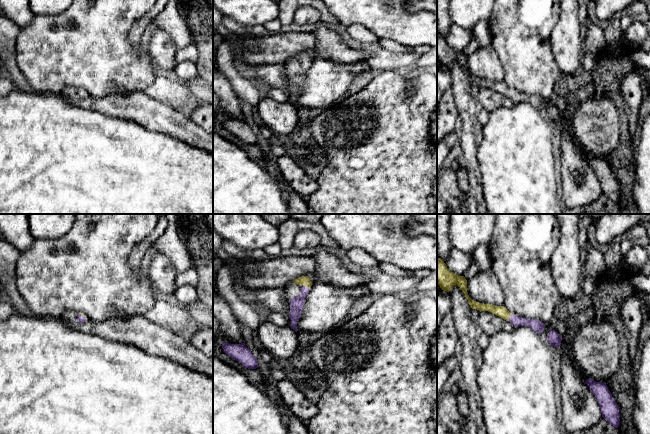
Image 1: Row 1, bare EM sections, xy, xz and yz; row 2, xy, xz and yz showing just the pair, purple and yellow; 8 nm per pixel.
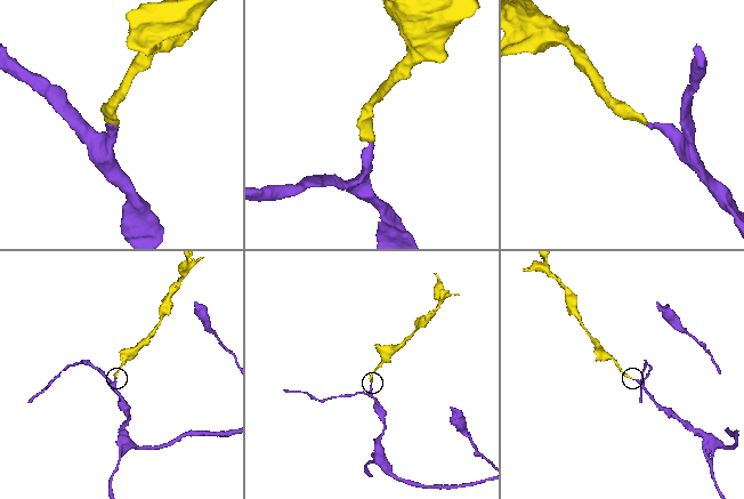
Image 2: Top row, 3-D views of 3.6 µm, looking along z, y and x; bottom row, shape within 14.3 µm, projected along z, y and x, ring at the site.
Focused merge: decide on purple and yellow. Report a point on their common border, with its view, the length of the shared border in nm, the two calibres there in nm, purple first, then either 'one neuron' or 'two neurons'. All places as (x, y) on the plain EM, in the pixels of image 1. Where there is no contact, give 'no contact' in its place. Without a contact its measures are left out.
meets purple in xz at (304, 62); contact 80 nm long; 110 nm thick on the purple side, 80 nm on the other; one neuron

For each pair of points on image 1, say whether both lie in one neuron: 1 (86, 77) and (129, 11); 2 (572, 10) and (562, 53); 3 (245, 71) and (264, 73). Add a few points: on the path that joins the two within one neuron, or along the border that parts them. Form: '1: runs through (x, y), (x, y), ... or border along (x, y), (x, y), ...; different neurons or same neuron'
1: runs through (86, 61), (86, 58), (117, 27); same neuron
2: runs through (568, 21), (567, 42); same neuron
3: border along (257, 65), (257, 76), (265, 84); different neurons

